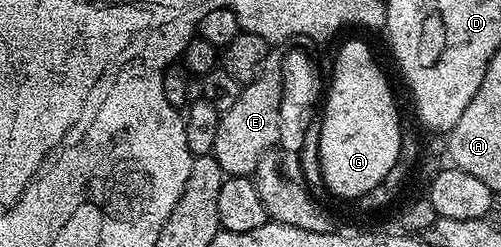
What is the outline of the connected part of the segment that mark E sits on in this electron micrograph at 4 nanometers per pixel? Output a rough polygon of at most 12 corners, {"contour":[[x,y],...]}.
{"contour":[[283,55],[221,111],[213,156],[253,175],[279,145]]}

